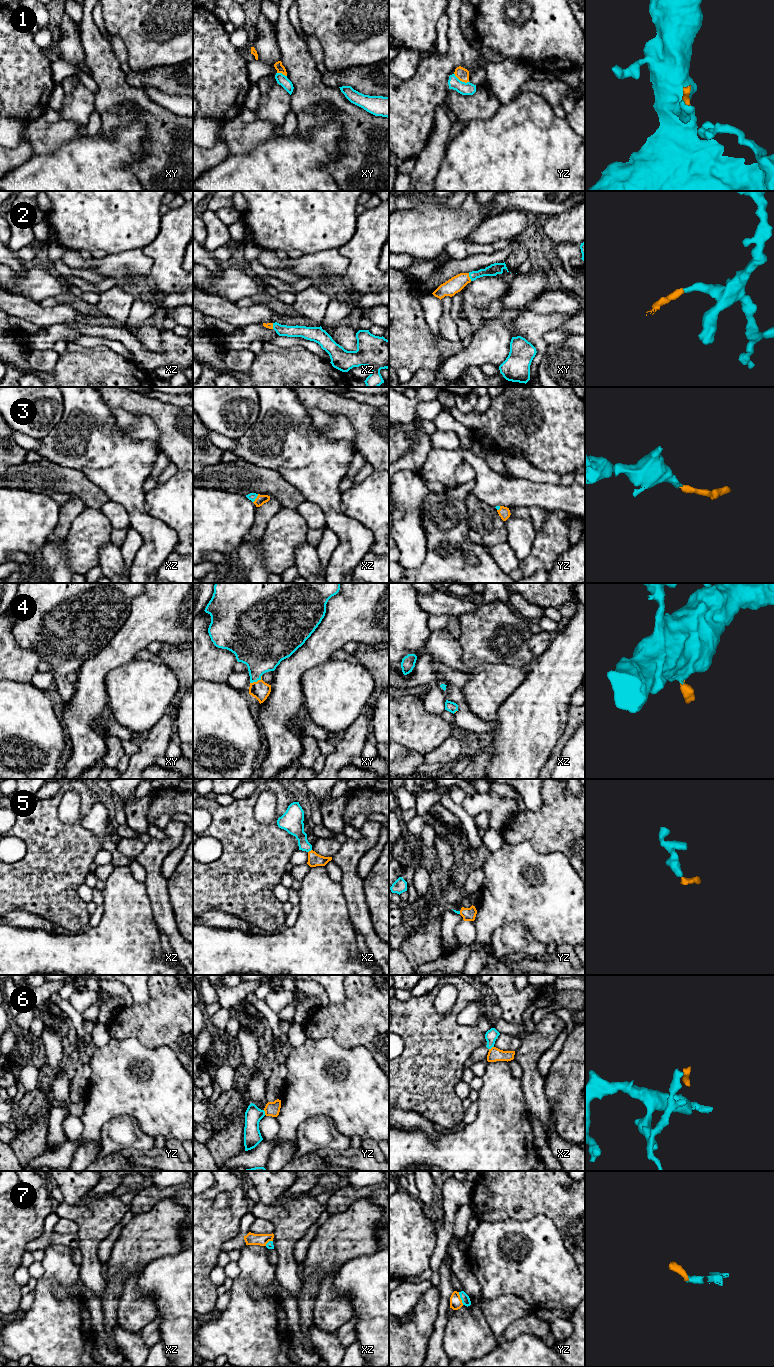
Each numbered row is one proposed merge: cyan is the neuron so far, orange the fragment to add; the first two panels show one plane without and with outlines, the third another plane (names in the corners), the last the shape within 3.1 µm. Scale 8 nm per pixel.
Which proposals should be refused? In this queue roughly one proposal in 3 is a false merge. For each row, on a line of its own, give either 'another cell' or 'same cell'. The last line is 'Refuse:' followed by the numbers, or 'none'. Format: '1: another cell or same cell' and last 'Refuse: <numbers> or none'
1: another cell
2: same cell
3: same cell
4: same cell
5: same cell
6: another cell
7: same cell
Refuse: 1, 6

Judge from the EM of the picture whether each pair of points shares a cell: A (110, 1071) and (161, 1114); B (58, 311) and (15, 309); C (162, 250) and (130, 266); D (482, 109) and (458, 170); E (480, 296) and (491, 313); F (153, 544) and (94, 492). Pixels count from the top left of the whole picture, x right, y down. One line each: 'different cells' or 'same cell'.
A: same cell
B: same cell
C: different cells
D: different cells
E: different cells
F: different cells

